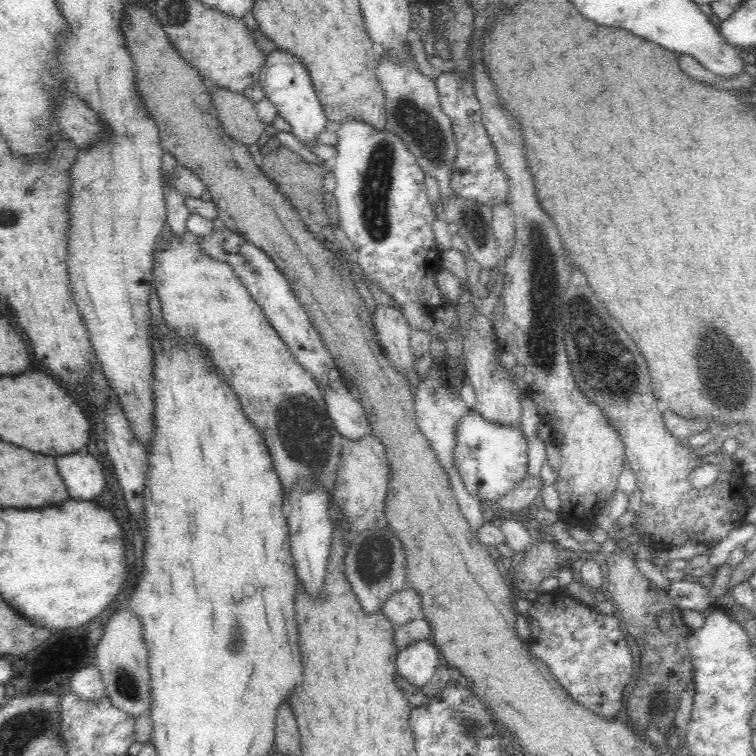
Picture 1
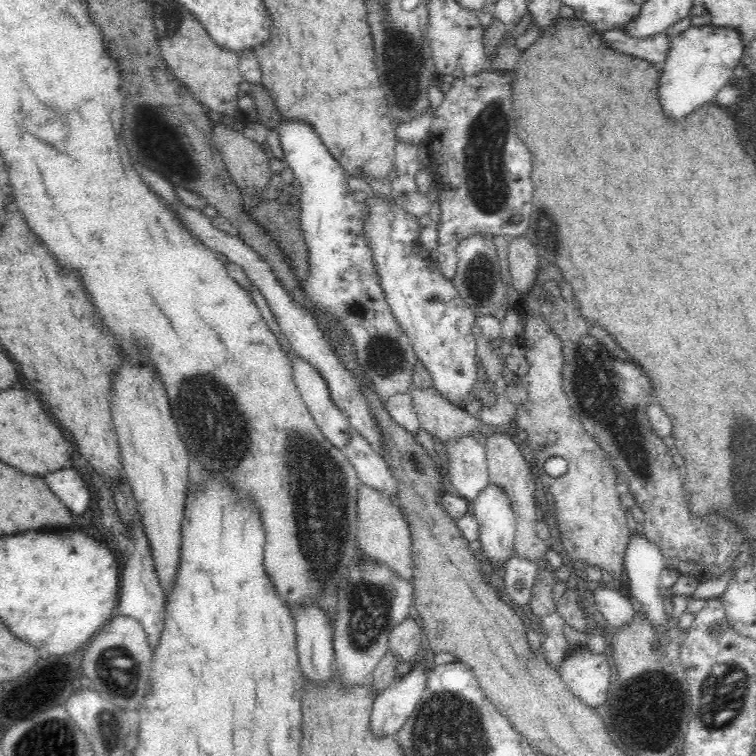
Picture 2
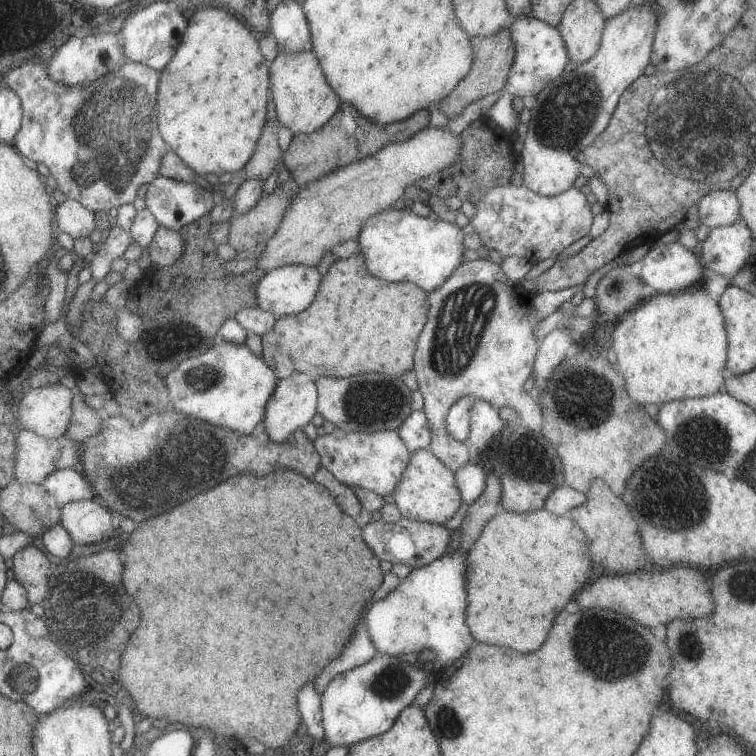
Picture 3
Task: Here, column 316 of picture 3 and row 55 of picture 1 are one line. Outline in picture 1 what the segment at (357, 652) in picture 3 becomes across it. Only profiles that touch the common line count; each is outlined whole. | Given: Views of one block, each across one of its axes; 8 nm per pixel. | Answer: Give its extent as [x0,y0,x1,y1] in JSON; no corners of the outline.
[677,53,750,89]

